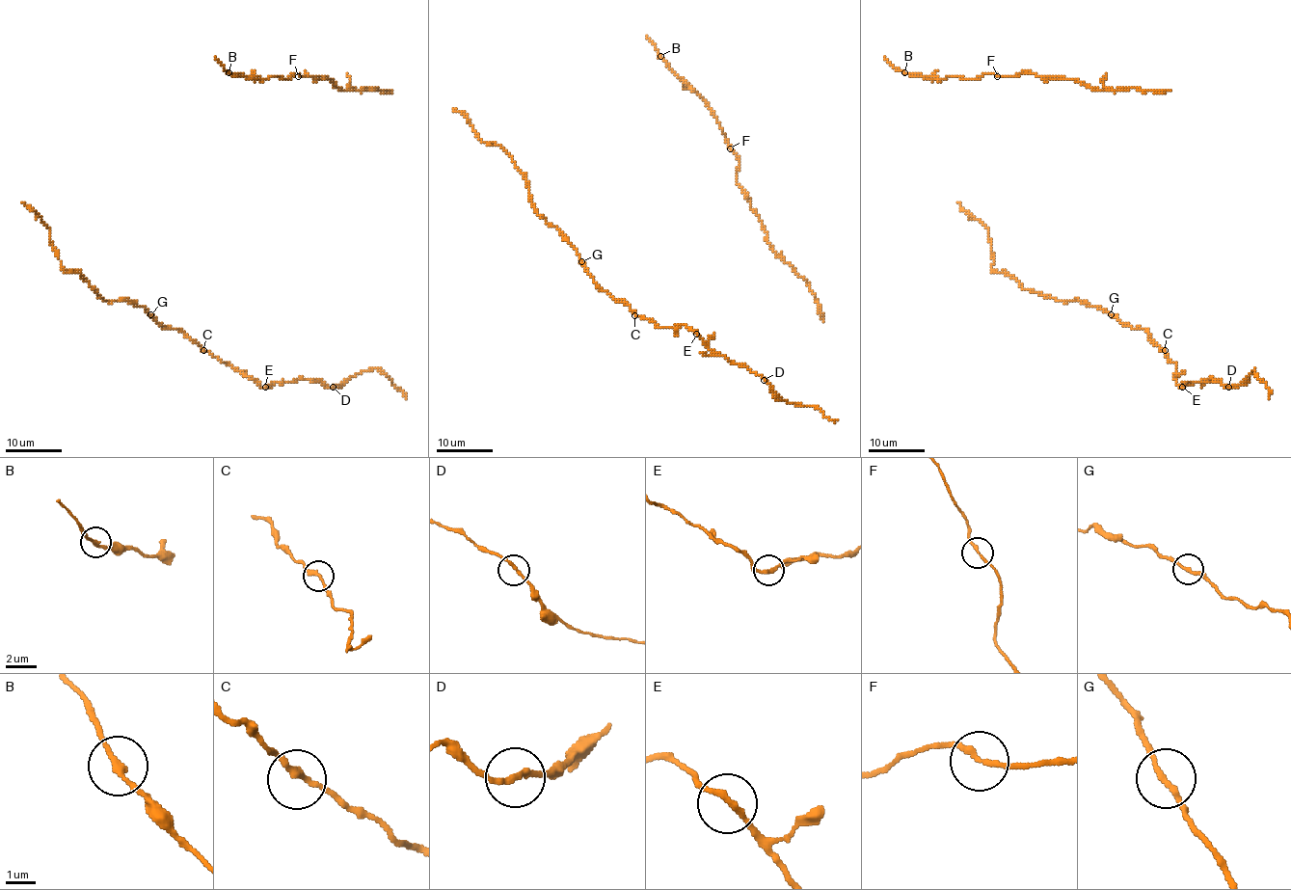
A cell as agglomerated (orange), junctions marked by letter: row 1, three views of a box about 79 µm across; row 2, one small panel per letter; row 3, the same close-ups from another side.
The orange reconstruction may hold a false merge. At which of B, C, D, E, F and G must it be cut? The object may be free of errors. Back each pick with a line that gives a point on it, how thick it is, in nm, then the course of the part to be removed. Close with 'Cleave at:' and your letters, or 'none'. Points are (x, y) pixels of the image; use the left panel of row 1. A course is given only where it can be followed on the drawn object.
Cleave at: none

